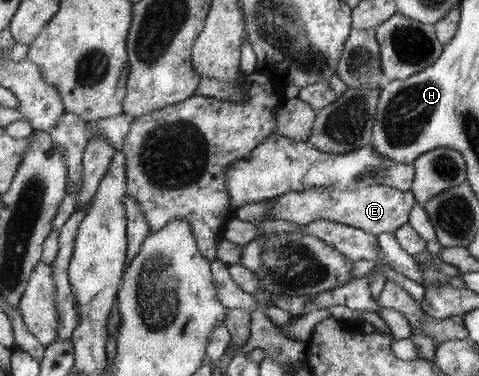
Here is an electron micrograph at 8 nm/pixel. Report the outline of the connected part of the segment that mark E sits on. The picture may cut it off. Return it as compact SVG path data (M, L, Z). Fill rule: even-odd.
M388 186L359 188L355 192L316 188L305 192L287 192L269 202L245 204L237 210L235 217L245 222L285 220L299 226L307 226L315 220L327 220L343 223L378 237L387 232L399 231L404 224L408 223L412 208L416 204L416 195L411 190L401 192Z

